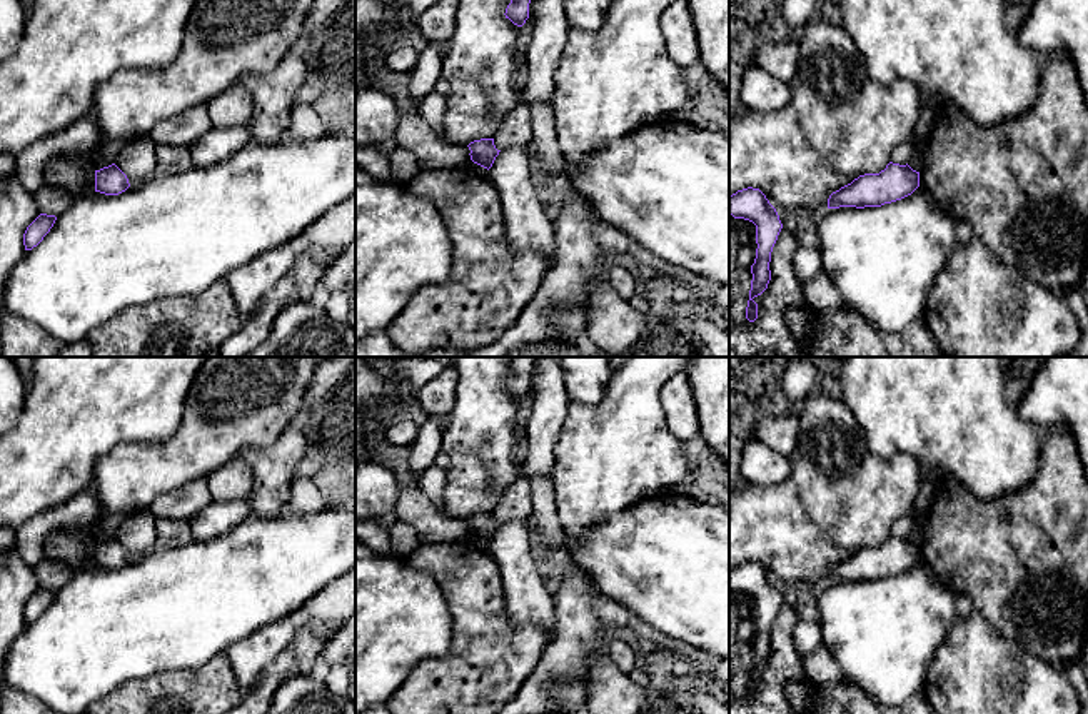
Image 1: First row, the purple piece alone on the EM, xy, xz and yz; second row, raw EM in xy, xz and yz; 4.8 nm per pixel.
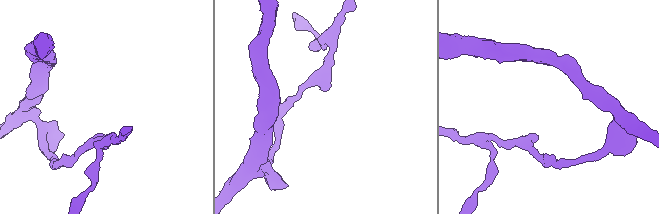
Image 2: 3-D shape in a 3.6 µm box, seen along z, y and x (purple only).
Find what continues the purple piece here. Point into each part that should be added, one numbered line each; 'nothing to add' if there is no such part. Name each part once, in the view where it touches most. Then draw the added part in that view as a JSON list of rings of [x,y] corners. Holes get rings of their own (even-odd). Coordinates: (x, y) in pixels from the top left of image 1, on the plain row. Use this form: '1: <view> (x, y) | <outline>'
nothing to add

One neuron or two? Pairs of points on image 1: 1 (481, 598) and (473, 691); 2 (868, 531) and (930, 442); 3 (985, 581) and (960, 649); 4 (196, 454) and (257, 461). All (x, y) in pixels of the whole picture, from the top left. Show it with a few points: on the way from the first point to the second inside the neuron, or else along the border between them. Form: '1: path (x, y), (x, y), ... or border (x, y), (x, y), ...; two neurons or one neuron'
1: path (479, 621), (479, 668); one neuron
2: border (878, 456), (890, 457), (908, 452), (925, 477); two neurons
3: border (975, 608), (1003, 634); two neurons
4: border (276, 437), (266, 446), (244, 446), (237, 452); two neurons

